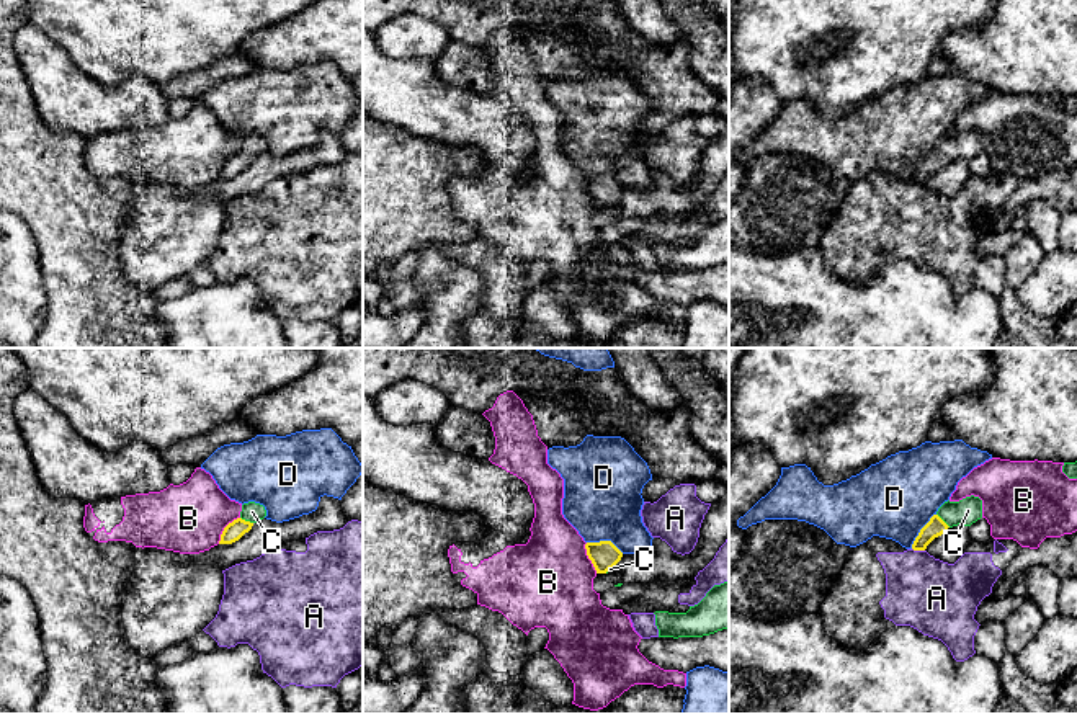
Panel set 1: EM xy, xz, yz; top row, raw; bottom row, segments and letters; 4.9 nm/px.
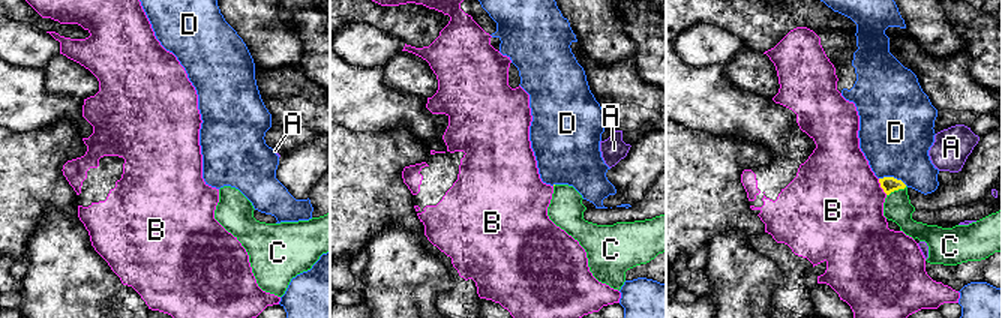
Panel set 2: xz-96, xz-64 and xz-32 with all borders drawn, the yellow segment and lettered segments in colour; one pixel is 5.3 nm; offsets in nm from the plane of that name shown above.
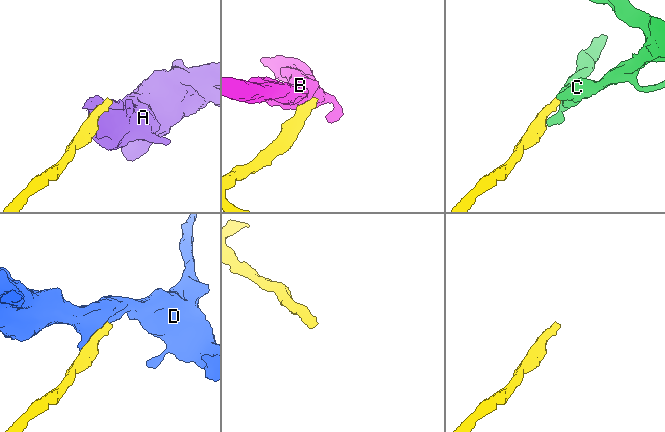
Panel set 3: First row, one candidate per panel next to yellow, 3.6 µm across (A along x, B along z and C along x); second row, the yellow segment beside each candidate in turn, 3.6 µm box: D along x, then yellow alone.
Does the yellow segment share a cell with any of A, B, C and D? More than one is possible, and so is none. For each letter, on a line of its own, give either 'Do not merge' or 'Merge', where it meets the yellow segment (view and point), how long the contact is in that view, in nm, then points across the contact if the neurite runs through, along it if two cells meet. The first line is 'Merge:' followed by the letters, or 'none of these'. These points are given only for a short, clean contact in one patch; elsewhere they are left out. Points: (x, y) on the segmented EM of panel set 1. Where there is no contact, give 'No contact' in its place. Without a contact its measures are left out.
Merge: C
A: Do not merge. Touches yellow at yz (919, 549). Shared border 70 nm
B: Do not merge. Touches yellow at xy (224, 528). Shared border 170 nm. Boundary: xy (239, 517), (224, 528), (218, 543)
C: Merge. Touches yellow at yz (942, 520). Shared border 100 nm. Path across: yz (935, 526), (942, 520), (950, 513), (968, 510)
D: Do not merge. Touches yellow at xz (605, 541). Shared border 190 nm

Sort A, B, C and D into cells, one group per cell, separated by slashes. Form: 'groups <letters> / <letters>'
groups A / B / C / D

